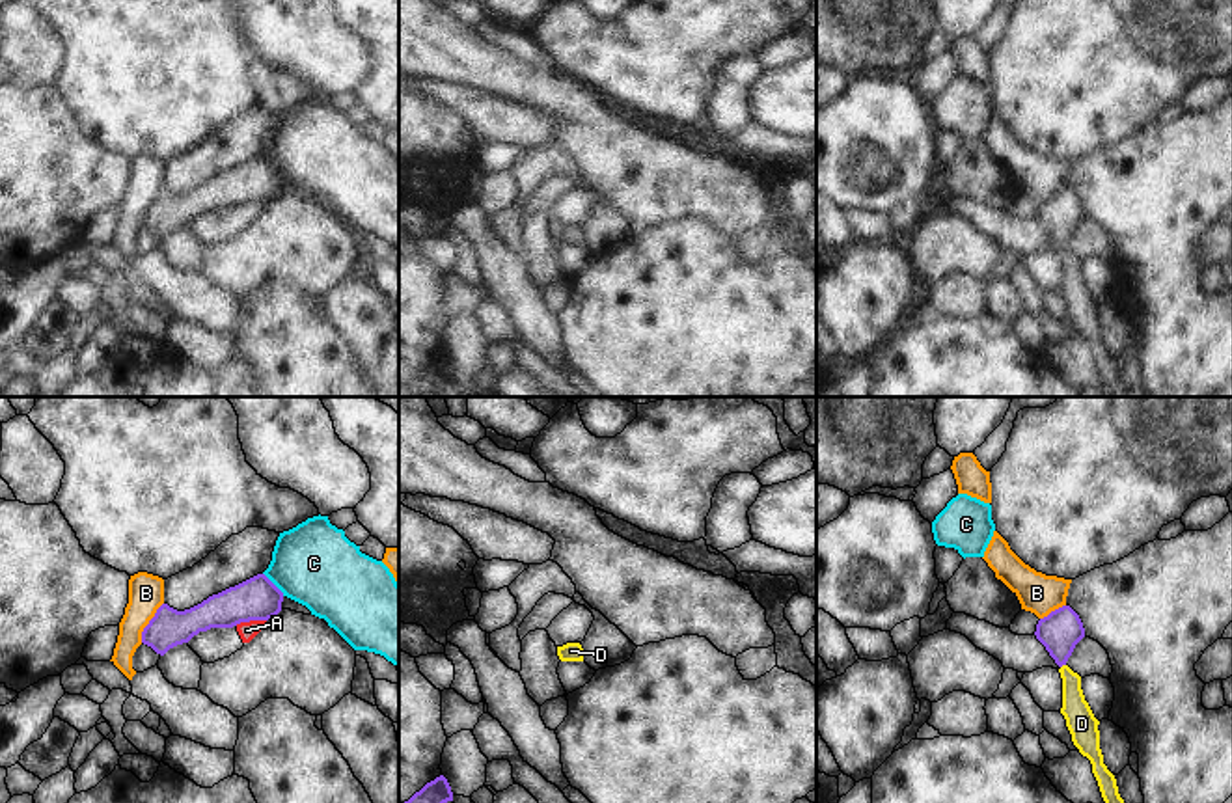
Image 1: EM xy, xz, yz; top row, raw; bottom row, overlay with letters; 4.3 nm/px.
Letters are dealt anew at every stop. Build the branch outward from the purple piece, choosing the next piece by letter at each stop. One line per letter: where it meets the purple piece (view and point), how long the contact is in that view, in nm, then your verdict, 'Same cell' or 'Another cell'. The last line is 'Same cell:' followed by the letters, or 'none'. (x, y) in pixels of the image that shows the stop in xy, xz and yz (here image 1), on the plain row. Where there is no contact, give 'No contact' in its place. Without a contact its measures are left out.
A: Touches purple at xy (250, 202). Shared border 140 nm. Another cell
B: Touches purple at xy (150, 205). Shared border 200 nm. Another cell
C: Touches purple at xy (273, 166). Shared border 140 nm. Another cell
D: Touches purple at yz (1063, 246). Shared border 30 nm. Same cell
Same cell: D.

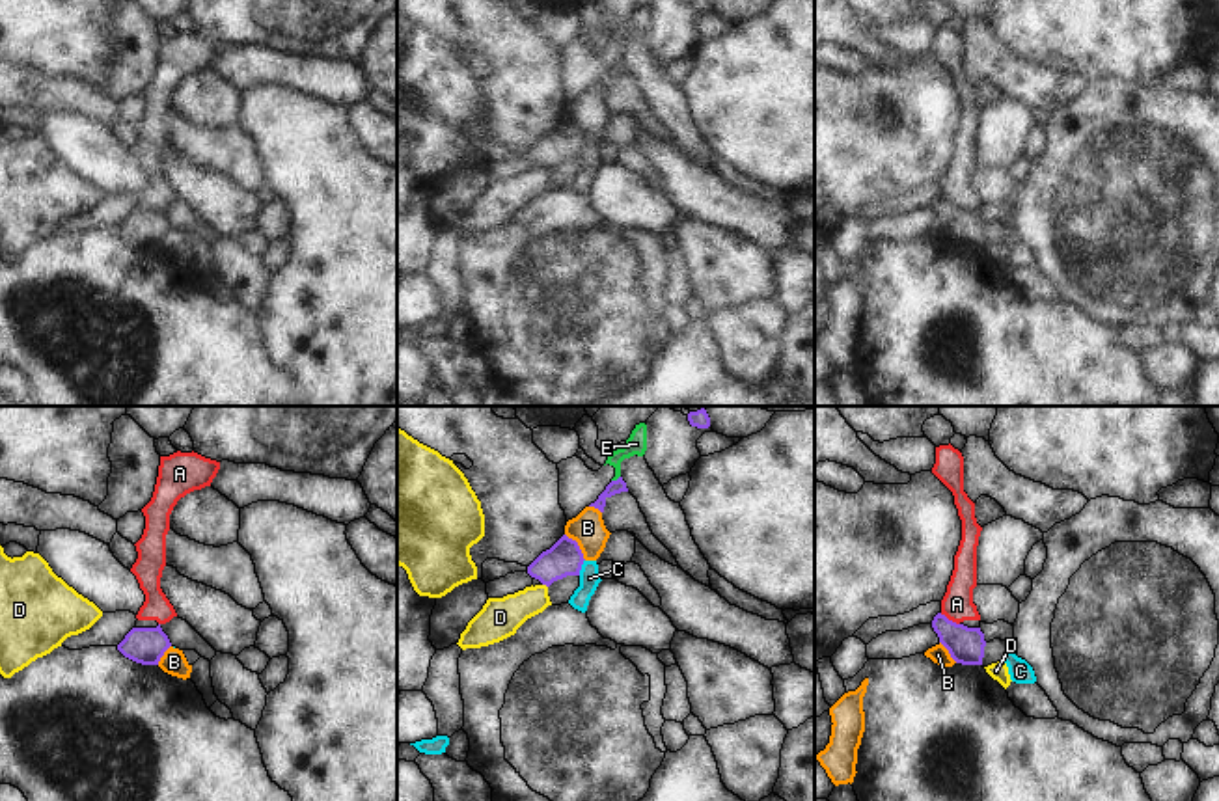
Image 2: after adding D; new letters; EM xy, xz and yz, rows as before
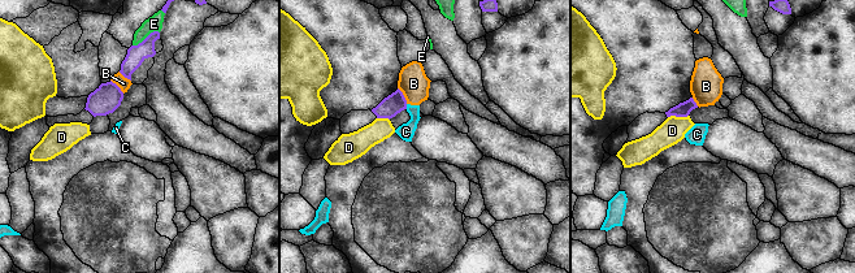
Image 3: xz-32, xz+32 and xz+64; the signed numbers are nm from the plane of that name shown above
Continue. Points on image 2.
A: Touches purple at yz (947, 202). Shared border 100 nm. Another cell
B: Touches purple at xz (578, 129). Shared border 150 nm. Another cell
C: Touches purple at xz (580, 149). Shared border 80 nm. Another cell
D: Touches purple at xz (545, 166). Shared border 30 nm. Another cell
E: Touches purple at xz (617, 62). Shared border 50 nm. Another cell
Same cell: none.

